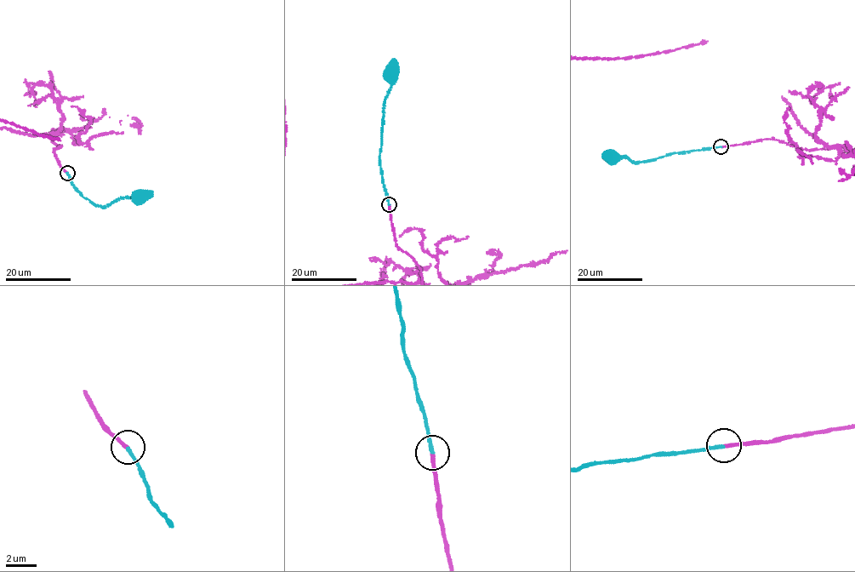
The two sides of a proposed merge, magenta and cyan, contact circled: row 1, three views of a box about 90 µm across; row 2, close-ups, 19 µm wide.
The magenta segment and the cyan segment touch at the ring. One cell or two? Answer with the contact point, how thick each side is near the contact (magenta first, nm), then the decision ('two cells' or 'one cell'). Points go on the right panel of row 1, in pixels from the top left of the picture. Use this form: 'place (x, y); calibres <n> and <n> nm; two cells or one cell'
place (721, 146); calibres 240 and 240 nm; one cell

